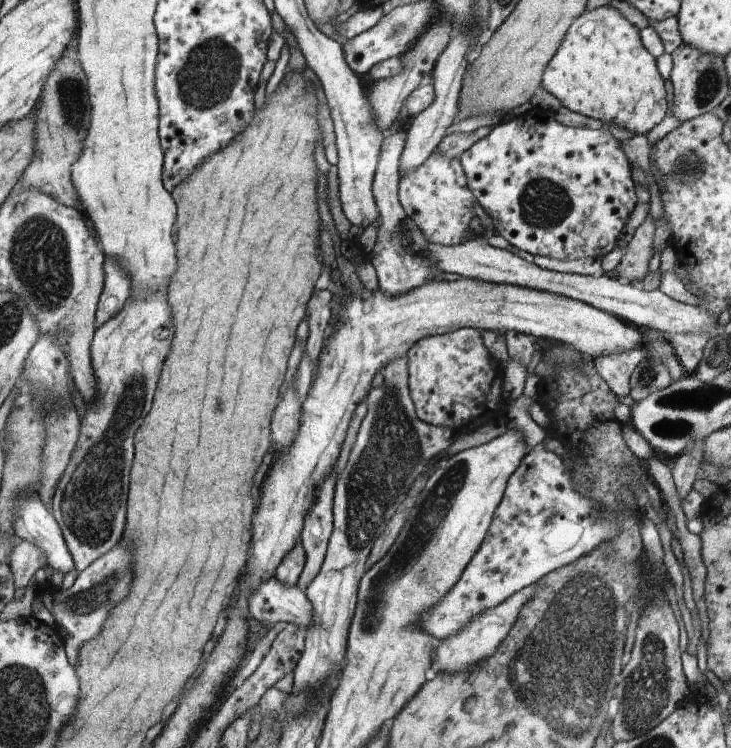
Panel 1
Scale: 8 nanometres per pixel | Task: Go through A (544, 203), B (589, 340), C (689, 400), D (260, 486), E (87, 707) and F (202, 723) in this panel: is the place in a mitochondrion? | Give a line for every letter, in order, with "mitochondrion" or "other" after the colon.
A: mitochondrion
B: other
C: mitochondrion
D: other
E: other
F: other

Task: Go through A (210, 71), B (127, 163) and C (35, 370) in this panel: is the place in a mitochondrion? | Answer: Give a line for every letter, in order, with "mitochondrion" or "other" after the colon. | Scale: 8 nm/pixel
A: mitochondrion
B: other
C: other

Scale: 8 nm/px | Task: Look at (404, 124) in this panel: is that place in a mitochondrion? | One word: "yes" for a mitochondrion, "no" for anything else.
no

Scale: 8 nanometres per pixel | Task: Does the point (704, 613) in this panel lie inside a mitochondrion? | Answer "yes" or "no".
no

